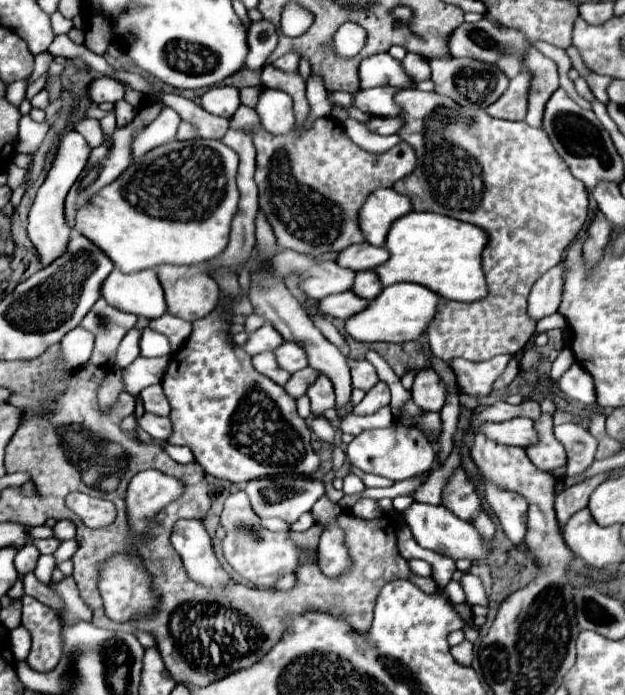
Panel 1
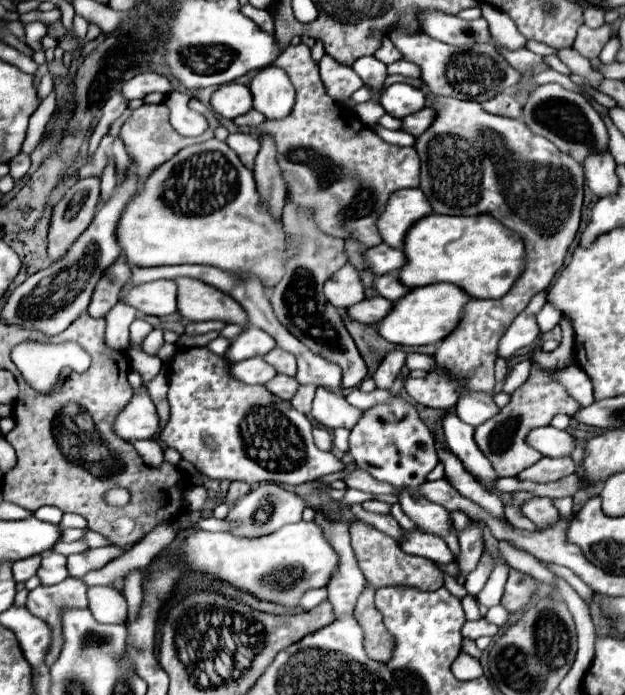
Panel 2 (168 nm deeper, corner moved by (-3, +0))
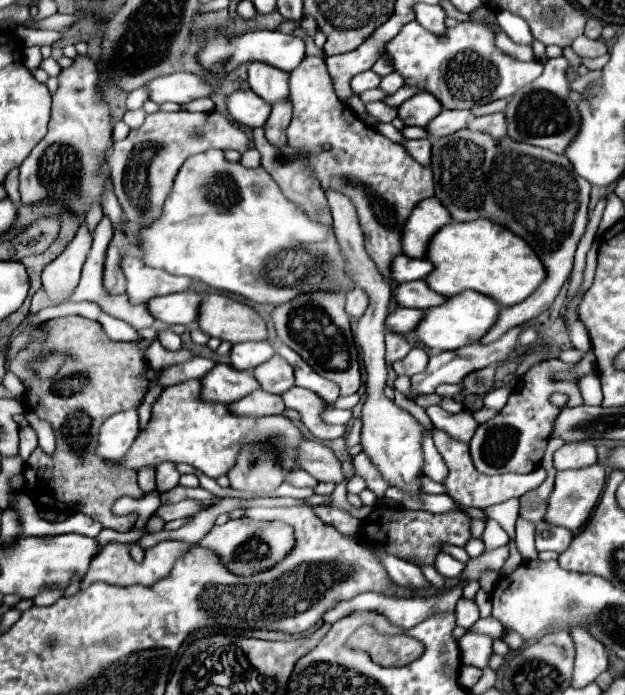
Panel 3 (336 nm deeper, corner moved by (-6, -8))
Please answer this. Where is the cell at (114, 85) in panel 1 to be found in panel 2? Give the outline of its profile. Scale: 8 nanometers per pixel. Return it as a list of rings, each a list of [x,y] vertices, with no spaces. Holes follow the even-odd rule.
[[[147,72],[147,74],[139,74],[139,76],[131,78],[121,88],[121,94],[127,100],[131,100],[131,98],[143,98],[143,96],[147,96],[151,92],[161,92],[161,94],[171,92],[169,80],[165,76],[155,74],[155,72]]]

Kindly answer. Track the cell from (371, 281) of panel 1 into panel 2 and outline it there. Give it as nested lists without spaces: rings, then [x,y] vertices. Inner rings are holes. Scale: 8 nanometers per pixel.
[[[383,274],[383,276],[377,276],[375,278],[375,292],[391,302],[399,300],[401,296],[405,296],[411,288],[403,286],[397,278],[397,274]]]

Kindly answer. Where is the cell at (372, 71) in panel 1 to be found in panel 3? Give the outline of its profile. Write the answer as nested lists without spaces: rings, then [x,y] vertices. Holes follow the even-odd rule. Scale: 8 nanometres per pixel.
[[[366,70],[366,72],[356,74],[354,80],[350,82],[350,86],[352,86],[352,90],[354,90],[356,94],[362,94],[364,90],[378,88],[378,84],[380,84],[380,76],[378,76],[376,72],[372,72],[372,70]]]

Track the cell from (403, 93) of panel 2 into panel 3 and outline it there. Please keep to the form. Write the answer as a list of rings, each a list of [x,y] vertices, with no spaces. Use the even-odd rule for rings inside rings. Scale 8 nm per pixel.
[[[418,92],[398,108],[398,118],[404,120],[406,126],[426,128],[426,124],[430,124],[430,120],[440,112],[442,104],[430,92]]]

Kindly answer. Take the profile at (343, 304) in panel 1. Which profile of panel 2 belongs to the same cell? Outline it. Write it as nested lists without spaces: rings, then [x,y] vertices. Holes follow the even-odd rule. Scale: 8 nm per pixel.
[[[373,296],[373,298],[363,298],[359,304],[353,304],[351,308],[347,308],[347,314],[355,322],[375,324],[389,310],[391,310],[391,302],[389,300],[385,300],[383,296]]]

